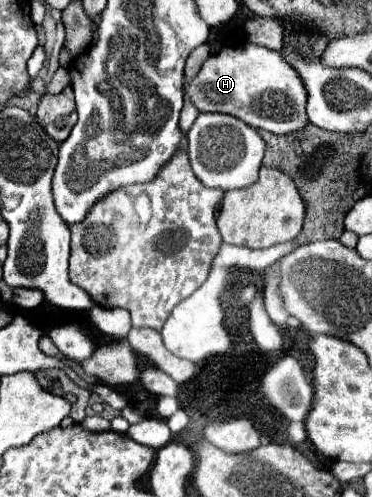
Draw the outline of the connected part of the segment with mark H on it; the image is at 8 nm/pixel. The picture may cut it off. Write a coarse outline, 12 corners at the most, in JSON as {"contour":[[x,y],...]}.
{"contour":[[247,43],[211,55],[185,91],[199,111],[275,135],[309,125],[305,83]]}

